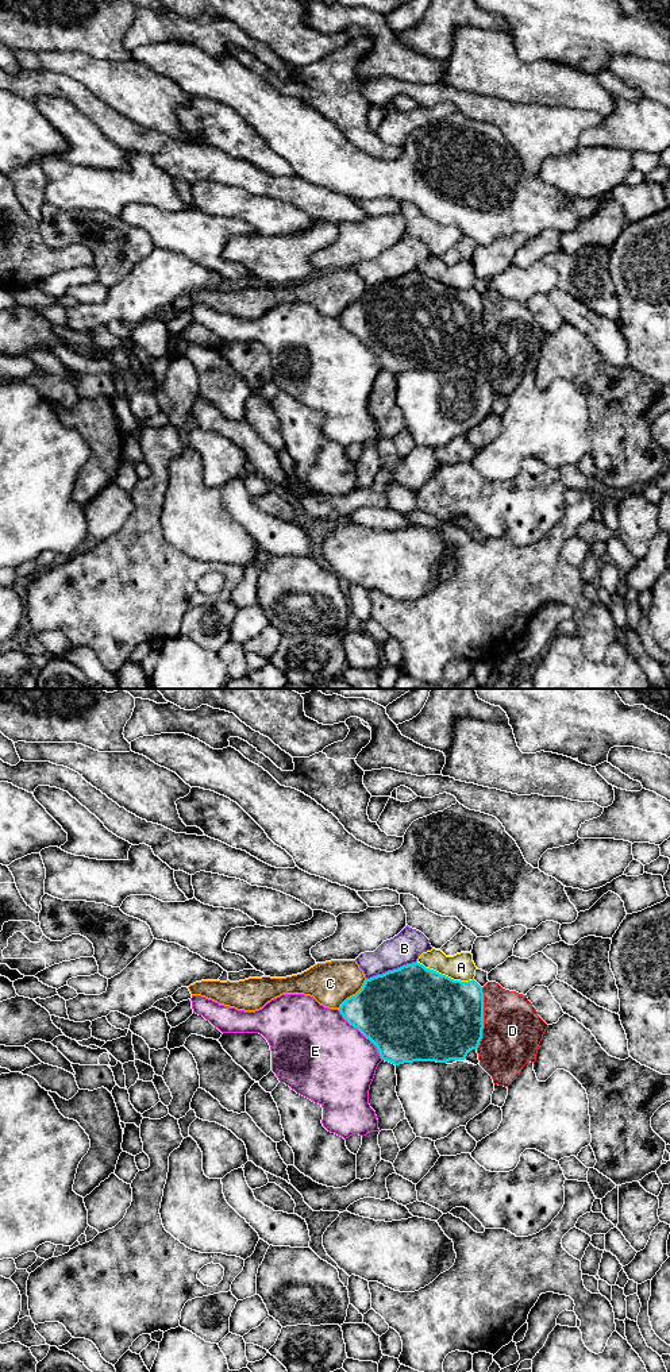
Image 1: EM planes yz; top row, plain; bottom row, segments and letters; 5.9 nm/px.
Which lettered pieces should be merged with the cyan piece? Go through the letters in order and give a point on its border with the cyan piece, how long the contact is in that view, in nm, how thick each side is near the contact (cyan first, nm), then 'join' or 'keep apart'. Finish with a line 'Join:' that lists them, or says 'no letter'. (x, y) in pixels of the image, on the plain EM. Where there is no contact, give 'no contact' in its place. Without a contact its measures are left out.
A: contact yz (445, 284); length 360 nm; calibres 500 and 160 nm; keep apart
B: contact yz (391, 280); length 320 nm; calibres 500 and 190 nm; keep apart
C: contact yz (353, 304); length 260 nm; calibres 440 and 260 nm; keep apart
D: contact yz (482, 327); length 380 nm; calibres 500 and 360 nm; keep apart
E: contact yz (362, 342); length 400 nm; calibres 480 and 500 nm; keep apart
Join: no letter

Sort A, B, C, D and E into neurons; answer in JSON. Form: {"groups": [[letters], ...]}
{"groups": [["A"], ["B"], ["C"], ["D"], ["E"]]}

